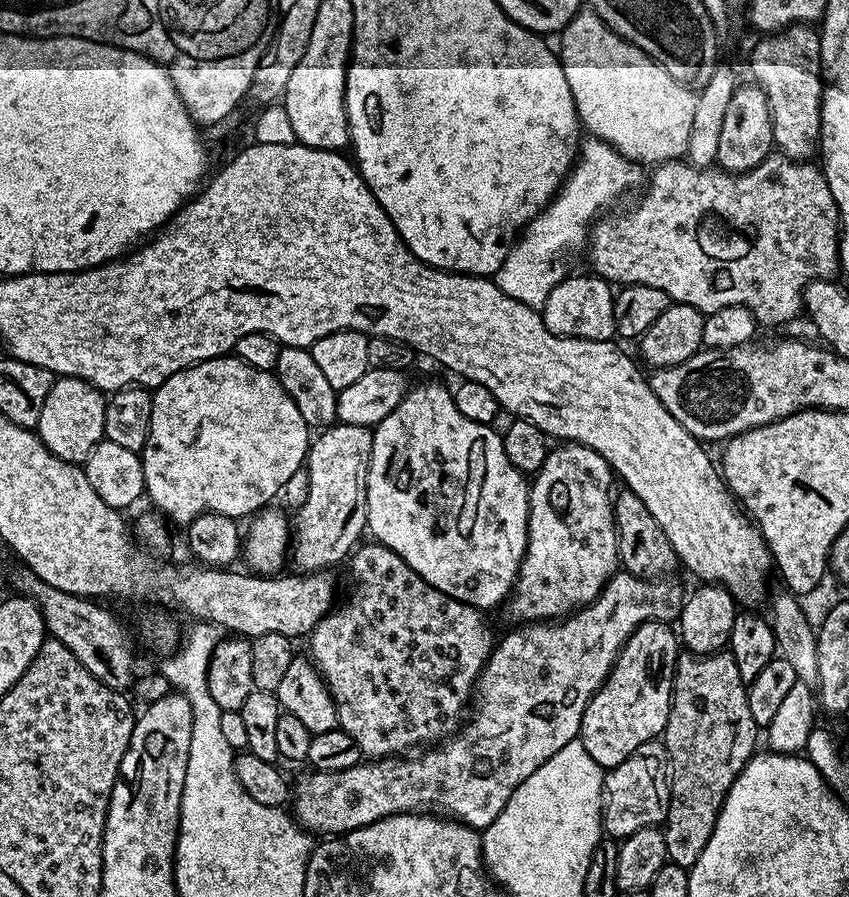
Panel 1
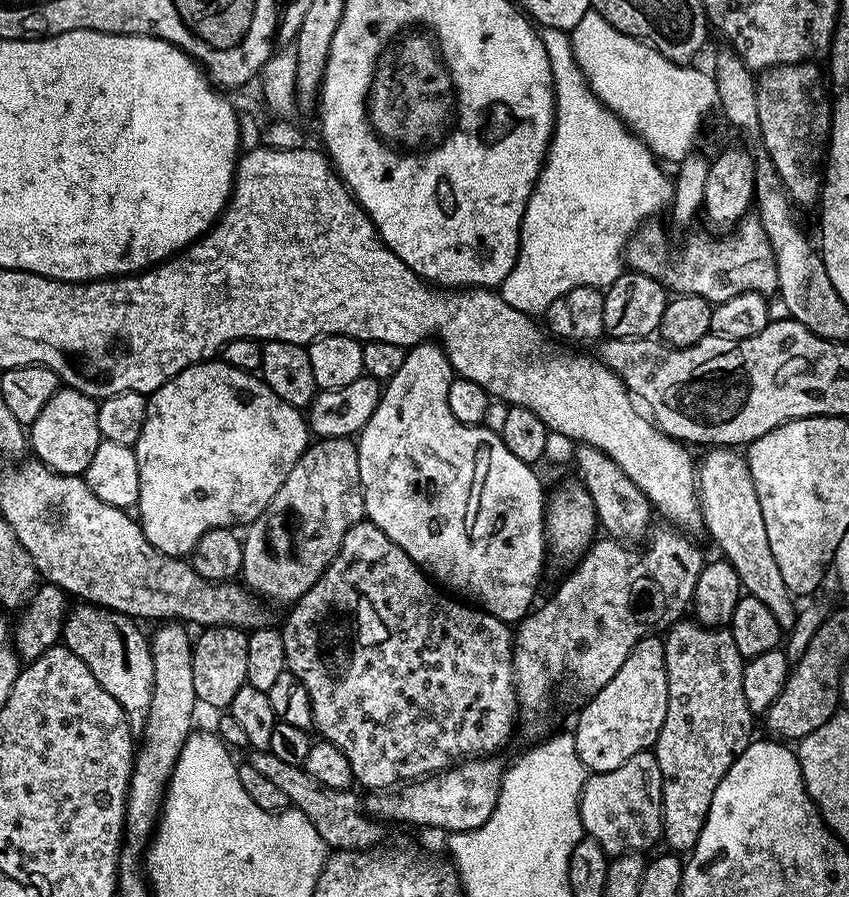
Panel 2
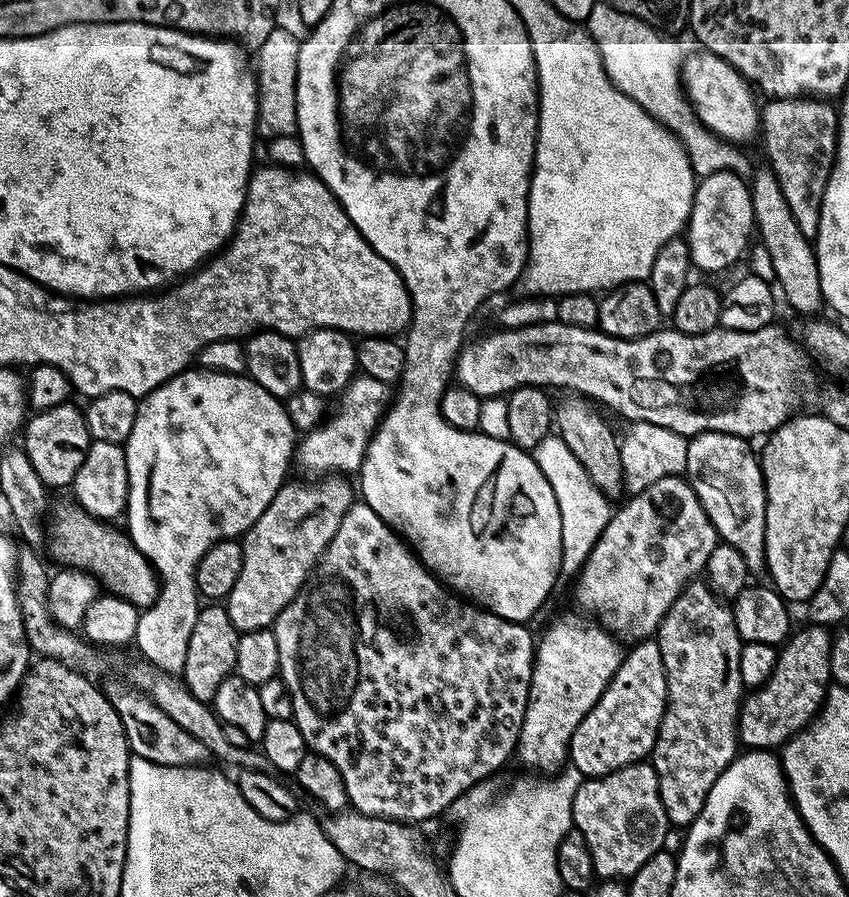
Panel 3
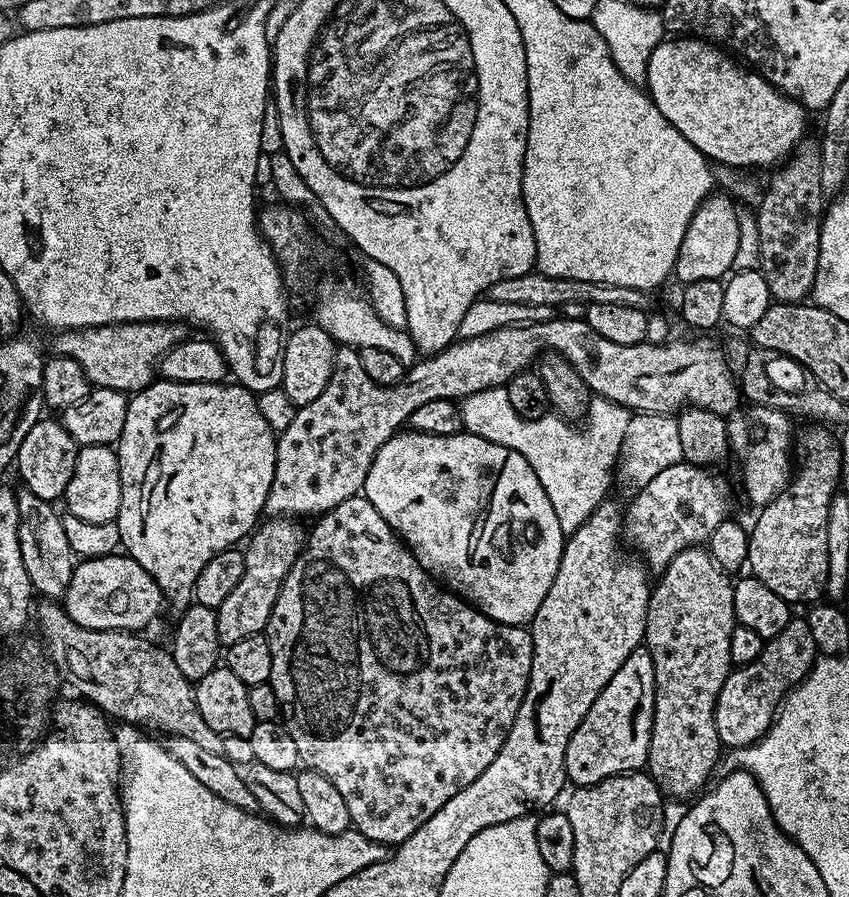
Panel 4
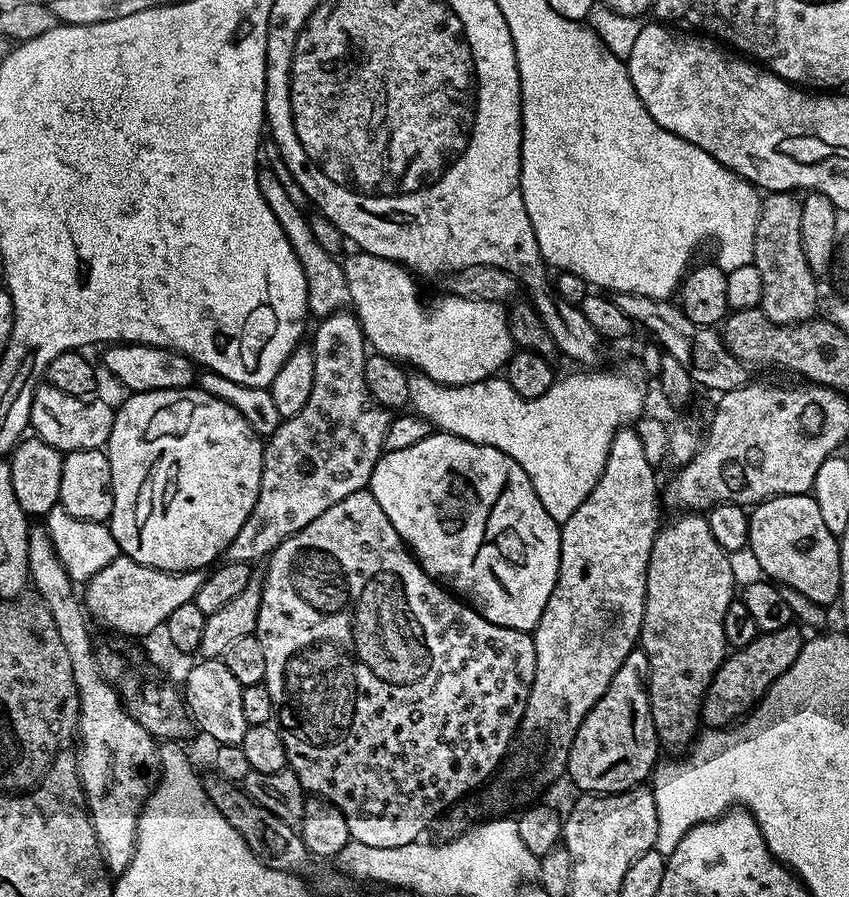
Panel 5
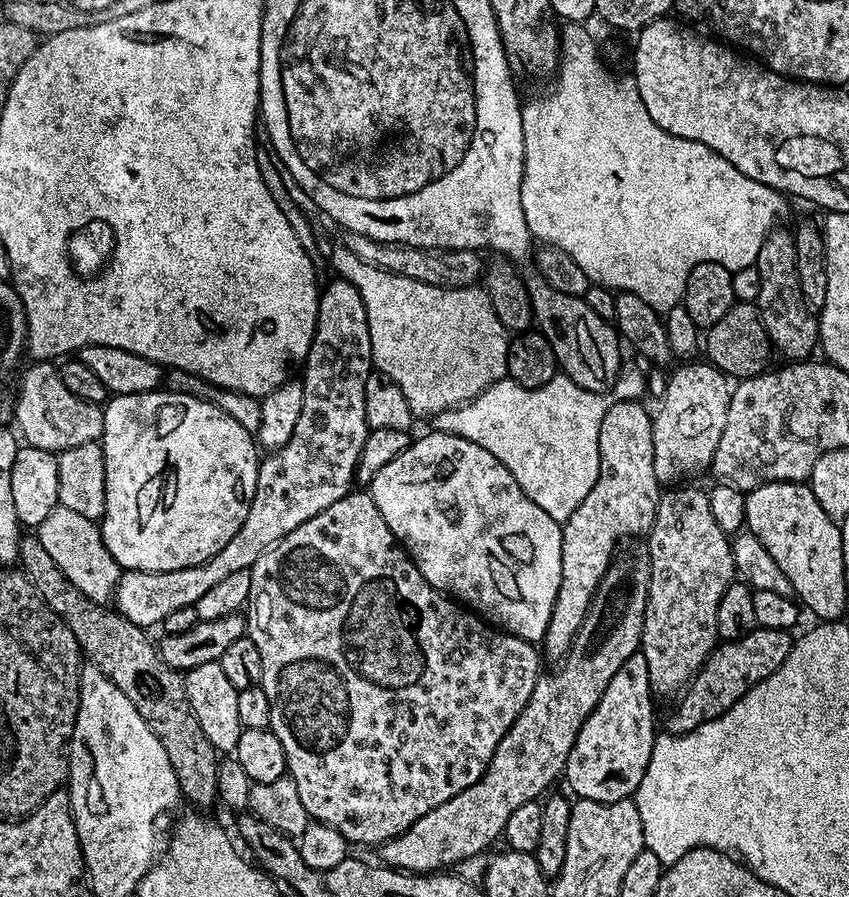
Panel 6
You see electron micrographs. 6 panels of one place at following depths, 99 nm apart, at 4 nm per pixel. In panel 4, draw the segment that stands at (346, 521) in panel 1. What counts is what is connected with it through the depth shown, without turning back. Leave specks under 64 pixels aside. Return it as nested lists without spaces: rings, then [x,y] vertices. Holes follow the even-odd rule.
[[[268,518],[251,533],[247,541],[248,548],[243,549],[246,570],[242,570],[242,582],[234,586],[226,602],[222,602],[222,606],[216,609],[221,645],[242,642],[242,638],[259,636],[267,629],[274,602],[282,590],[282,582],[304,551],[306,532],[296,524],[299,523],[292,518]]]

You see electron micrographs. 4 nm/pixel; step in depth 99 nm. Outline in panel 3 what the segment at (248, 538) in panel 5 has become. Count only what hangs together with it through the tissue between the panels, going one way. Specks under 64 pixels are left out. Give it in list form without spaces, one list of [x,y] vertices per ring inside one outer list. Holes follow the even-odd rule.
[[[555,319],[549,324],[531,324],[525,328],[505,328],[495,330],[489,336],[480,336],[477,340],[469,339],[460,353],[456,355],[456,366],[454,369],[454,380],[457,385],[466,390],[470,390],[475,396],[481,398],[500,398],[512,392],[516,388],[521,388],[527,384],[533,384],[536,388],[545,390],[552,388],[568,388],[569,393],[579,394],[597,405],[609,408],[612,412],[617,412],[620,416],[625,416],[628,422],[642,421],[653,423],[657,426],[664,426],[668,430],[676,431],[678,434],[691,438],[703,432],[721,432],[722,434],[734,434],[745,438],[752,436],[767,437],[783,426],[786,421],[797,411],[800,399],[804,396],[804,383],[808,380],[808,364],[810,357],[804,351],[799,340],[788,336],[777,326],[759,328],[753,332],[735,332],[729,328],[716,328],[713,332],[706,334],[682,334],[671,326],[661,327],[659,330],[646,334],[642,338],[633,340],[623,340],[614,338],[610,334],[600,331],[599,327],[583,328],[582,326],[566,326],[561,320]],[[363,374],[353,376],[344,391],[339,393],[335,401],[336,409],[333,412],[331,409],[330,414],[325,415],[316,427],[299,437],[294,453],[295,467],[300,467],[304,471],[303,475],[308,478],[359,473],[372,435],[376,433],[376,428],[393,399],[393,389],[378,382],[378,378],[370,378]]]

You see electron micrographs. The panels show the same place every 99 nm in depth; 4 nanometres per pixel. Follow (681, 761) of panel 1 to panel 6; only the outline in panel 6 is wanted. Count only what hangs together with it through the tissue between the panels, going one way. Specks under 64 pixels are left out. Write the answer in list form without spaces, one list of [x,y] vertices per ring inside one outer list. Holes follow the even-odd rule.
[[[696,486],[661,491],[652,528],[646,533],[650,586],[639,651],[646,658],[650,686],[657,697],[675,697],[708,661],[718,643],[718,602],[737,579],[729,533],[714,522],[707,491],[692,487]]]

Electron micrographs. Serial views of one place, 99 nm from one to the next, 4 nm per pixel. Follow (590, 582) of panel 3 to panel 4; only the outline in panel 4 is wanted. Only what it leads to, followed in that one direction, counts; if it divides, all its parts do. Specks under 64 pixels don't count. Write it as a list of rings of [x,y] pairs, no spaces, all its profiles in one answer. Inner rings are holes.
[[[687,462],[670,466],[639,488],[632,505],[626,508],[623,535],[636,543],[635,551],[653,573],[663,572],[682,550],[707,542],[729,515],[728,492],[723,482],[704,472],[707,471],[703,467]]]

